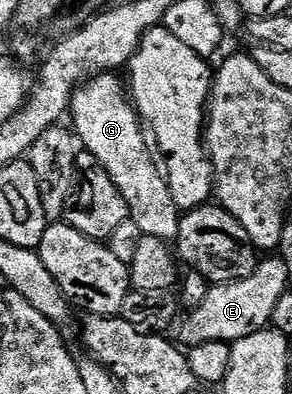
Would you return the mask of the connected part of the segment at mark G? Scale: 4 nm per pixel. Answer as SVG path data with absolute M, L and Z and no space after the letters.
M117 72L101 73L76 90L68 114L69 120L74 120L74 135L81 148L91 153L100 167L108 171L112 183L116 183L116 191L120 191L124 203L128 203L129 220L140 227L142 235L167 243L177 242L180 211L172 199L172 191L168 191L165 172L152 152L144 122L128 96L123 78L121 81L118 77L121 76Z

